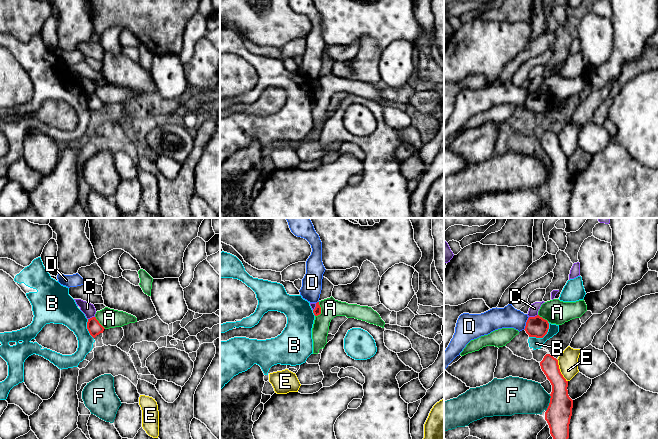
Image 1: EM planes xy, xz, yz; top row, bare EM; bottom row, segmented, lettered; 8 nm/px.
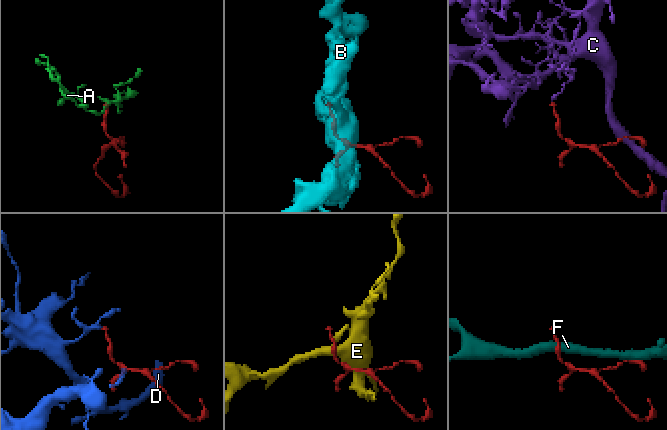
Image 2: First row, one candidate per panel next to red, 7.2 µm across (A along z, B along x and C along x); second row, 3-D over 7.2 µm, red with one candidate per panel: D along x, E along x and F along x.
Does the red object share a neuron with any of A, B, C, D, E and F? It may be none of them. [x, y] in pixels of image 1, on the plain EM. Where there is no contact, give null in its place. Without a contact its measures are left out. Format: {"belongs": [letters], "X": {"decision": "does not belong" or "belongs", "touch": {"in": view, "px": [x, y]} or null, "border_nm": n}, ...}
{"belongs": [], "A": {"decision": "does not belong", "touch": {"in": "xz", "px": [320, 86]}, "border_nm": 120}, "B": {"decision": "does not belong", "touch": {"in": "yz", "px": [542, 113]}, "border_nm": 200}, "C": {"decision": "does not belong", "touch": {"in": "yz", "px": [533, 93]}, "border_nm": 80}, "D": {"decision": "does not belong", "touch": {"in": "yz", "px": [526, 99]}, "border_nm": 120}, "E": {"decision": "does not belong", "touch": {"in": "yz", "px": [559, 146]}, "border_nm": 200}, "F": {"decision": "does not belong", "touch": {"in": "yz", "px": [550, 178]}, "border_nm": 140}}

